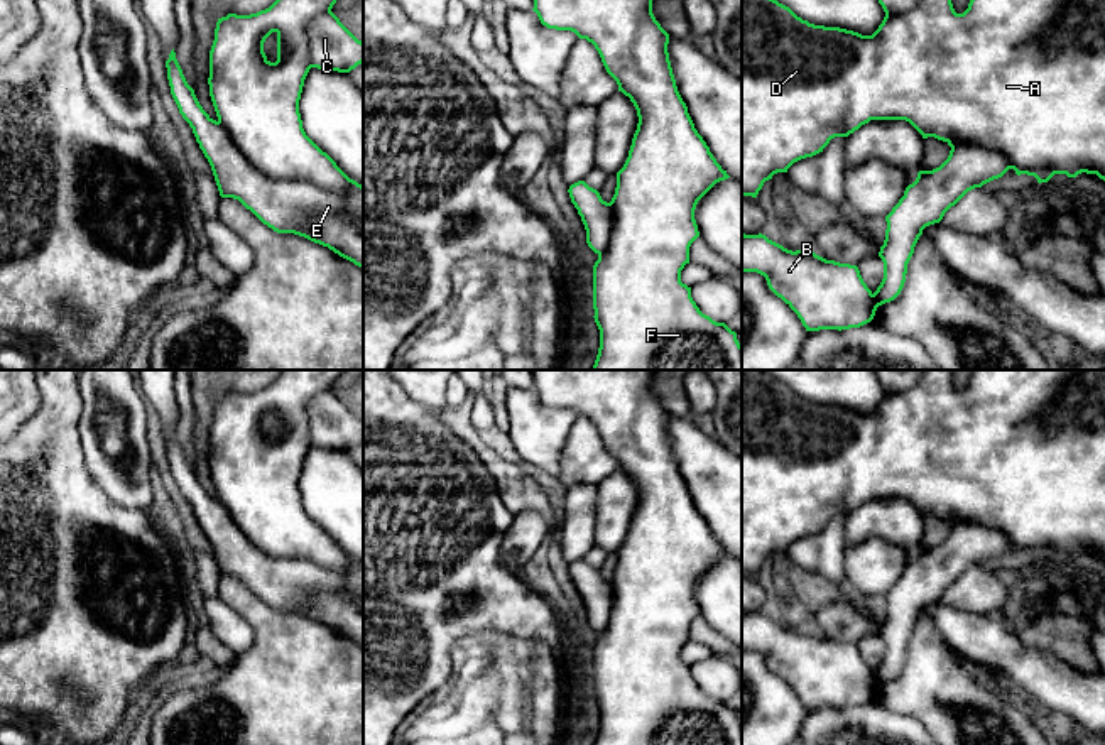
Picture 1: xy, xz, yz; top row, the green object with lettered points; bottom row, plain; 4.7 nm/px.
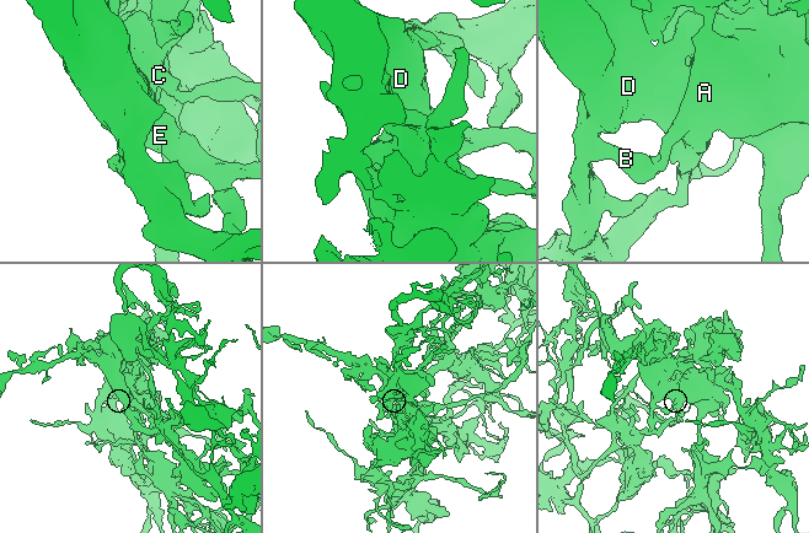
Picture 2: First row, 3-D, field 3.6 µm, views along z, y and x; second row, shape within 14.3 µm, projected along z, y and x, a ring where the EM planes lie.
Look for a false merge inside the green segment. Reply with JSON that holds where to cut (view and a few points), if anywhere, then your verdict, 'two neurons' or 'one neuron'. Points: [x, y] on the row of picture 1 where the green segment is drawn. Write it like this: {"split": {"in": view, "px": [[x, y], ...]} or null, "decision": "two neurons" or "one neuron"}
{"split": {"in": "xy", "px": [[218, 120], [235, 147], [271, 176], [333, 191], [362, 190]]}, "decision": "two neurons"}

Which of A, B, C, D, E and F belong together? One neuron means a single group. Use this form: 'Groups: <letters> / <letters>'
Groups: A B D F / C E

